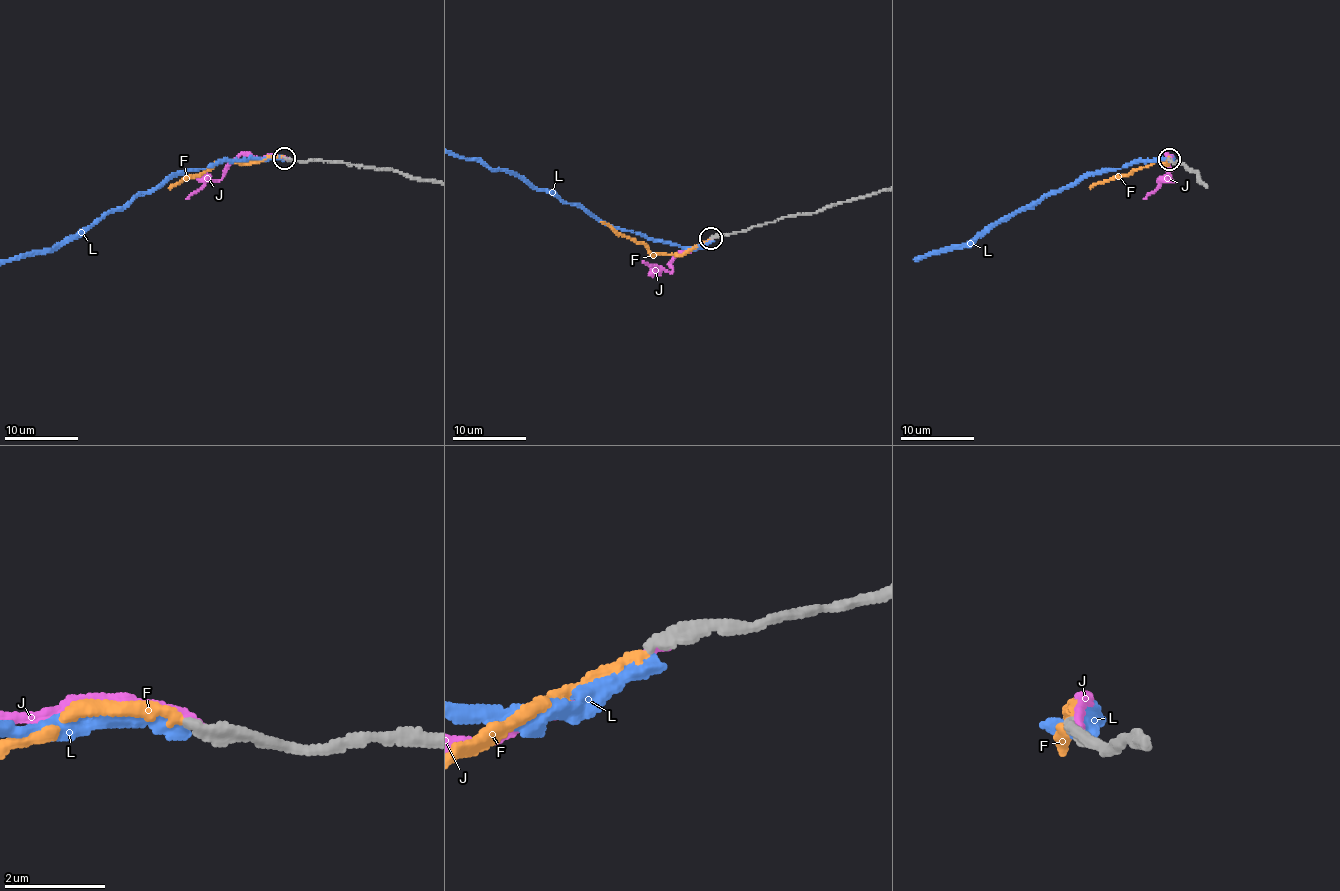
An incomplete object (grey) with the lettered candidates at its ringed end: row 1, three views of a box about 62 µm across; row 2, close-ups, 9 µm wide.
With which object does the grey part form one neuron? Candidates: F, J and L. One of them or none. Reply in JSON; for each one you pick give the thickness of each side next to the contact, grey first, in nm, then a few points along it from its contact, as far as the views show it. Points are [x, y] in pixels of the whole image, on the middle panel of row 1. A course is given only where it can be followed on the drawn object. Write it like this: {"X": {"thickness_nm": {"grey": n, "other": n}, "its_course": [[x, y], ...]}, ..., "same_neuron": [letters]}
{"F": {"thickness_nm": {"grey": 200, "other": 190}, "its_course": [[712, 239], [681, 254], [651, 254], [644, 243], [617, 234], [600, 222]]}, "same_neuron": ["F"]}

